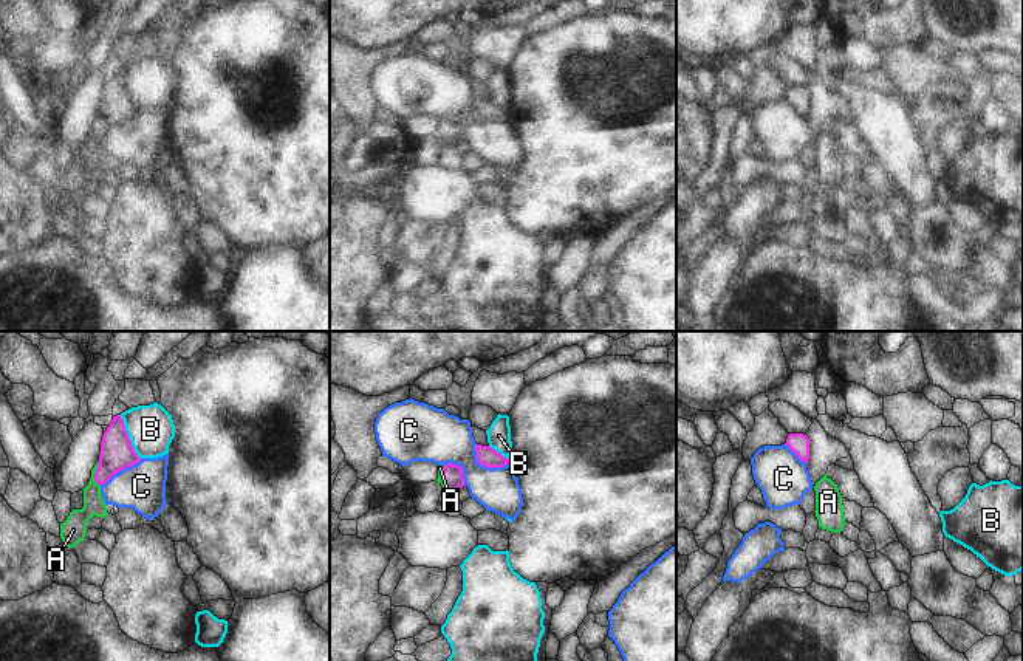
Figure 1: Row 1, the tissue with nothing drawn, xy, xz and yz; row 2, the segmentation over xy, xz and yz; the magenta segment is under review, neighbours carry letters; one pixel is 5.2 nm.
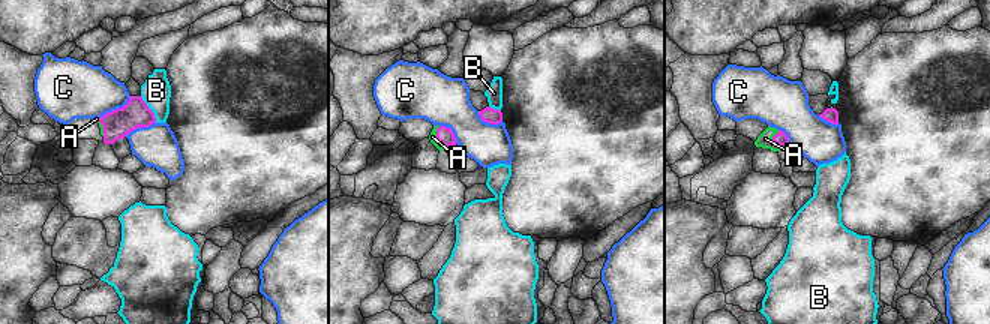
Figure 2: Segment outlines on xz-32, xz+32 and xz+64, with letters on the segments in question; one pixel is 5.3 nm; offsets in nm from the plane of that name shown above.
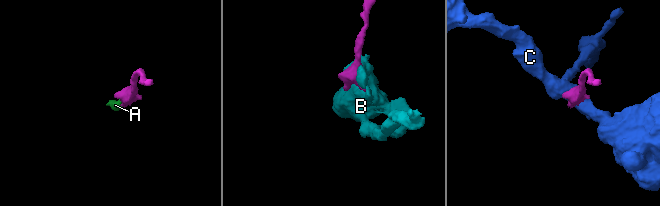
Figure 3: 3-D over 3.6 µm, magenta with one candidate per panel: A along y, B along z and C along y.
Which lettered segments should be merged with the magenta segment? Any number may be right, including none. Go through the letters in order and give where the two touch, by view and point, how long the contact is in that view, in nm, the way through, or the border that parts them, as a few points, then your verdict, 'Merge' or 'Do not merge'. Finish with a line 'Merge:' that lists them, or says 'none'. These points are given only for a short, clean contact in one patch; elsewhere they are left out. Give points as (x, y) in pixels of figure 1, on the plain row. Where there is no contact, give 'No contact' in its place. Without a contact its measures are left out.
A: Touches magenta at xy (95, 127). Shared border 130 nm. Path across: xy (116, 106), (95, 127), (93, 157). Merge
B: Touches magenta at xy (127, 90). Shared border 260 nm. Do not merge
C: Touches magenta at xz (485, 118). Shared border 220 nm. Do not merge
Merge: A

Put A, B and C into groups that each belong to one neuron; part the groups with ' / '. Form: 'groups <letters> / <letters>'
groups A / B / C

